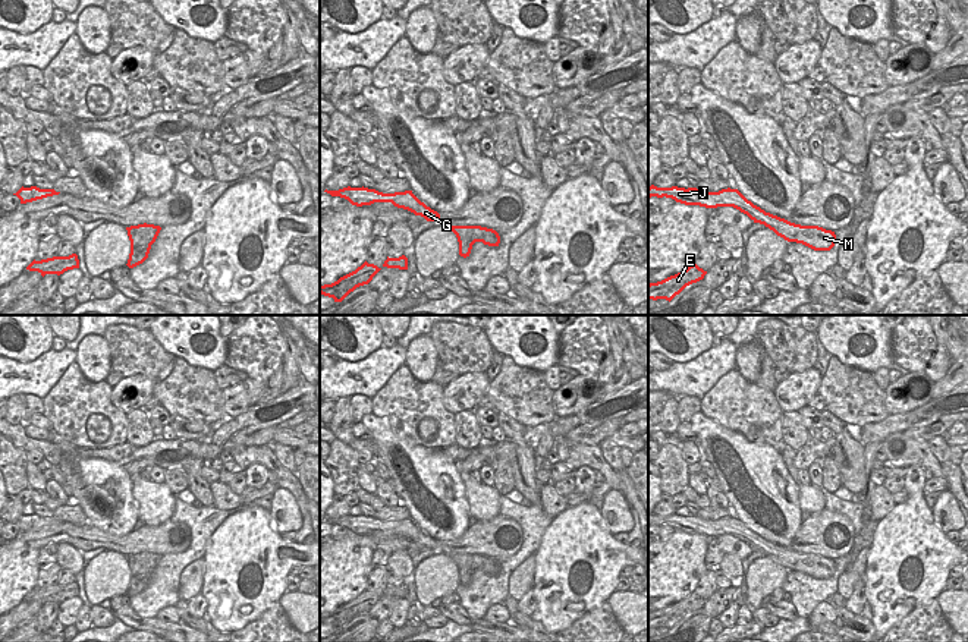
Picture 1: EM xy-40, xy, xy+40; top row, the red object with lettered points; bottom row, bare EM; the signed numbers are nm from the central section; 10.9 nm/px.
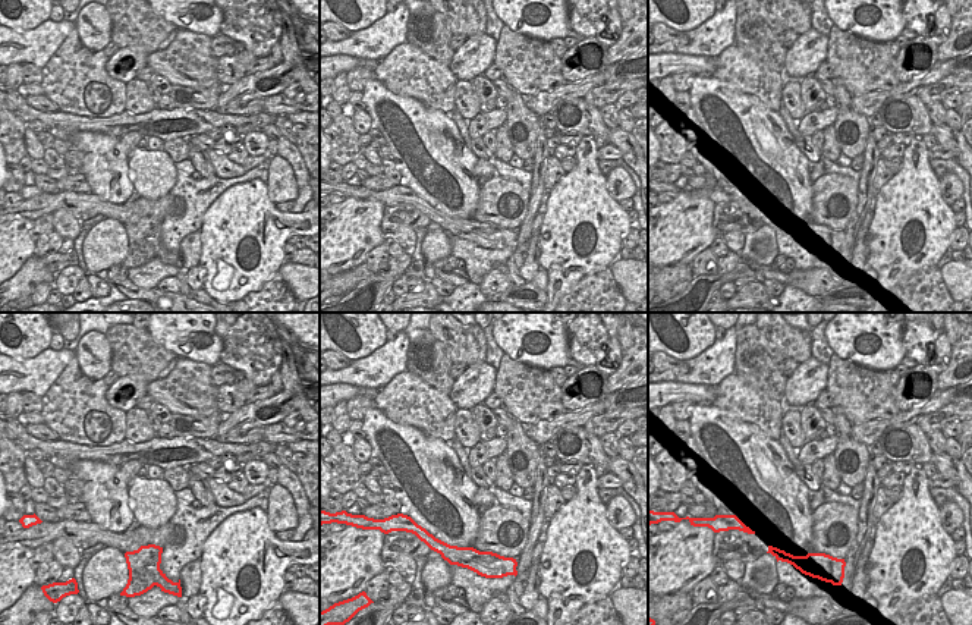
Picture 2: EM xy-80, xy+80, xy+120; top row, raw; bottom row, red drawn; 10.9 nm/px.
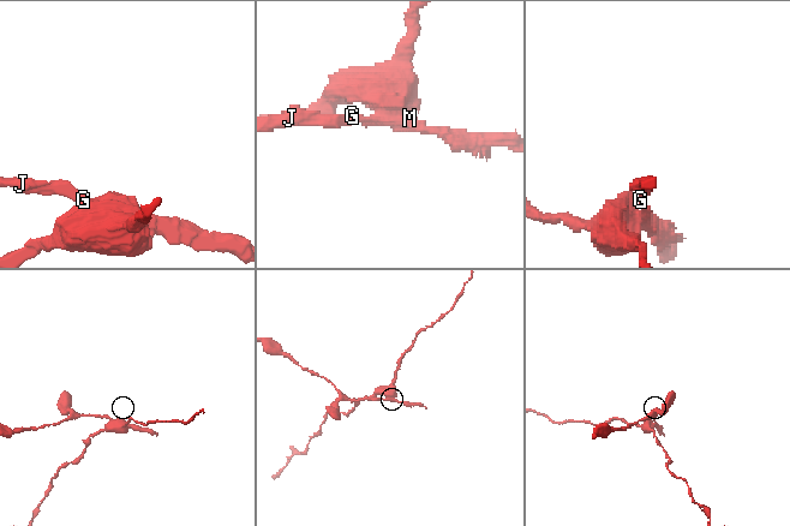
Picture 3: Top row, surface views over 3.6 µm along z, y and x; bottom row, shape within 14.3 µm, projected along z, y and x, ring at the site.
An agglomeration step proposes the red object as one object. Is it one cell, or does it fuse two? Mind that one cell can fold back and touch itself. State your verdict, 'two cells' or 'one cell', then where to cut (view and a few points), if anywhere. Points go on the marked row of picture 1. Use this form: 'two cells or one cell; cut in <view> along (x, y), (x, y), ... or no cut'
two cells; cut in xy along (458, 236), (474, 242)

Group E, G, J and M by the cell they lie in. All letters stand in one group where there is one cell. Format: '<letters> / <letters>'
E / G J M

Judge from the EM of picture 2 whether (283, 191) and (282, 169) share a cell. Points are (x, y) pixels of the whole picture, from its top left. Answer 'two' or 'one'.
one

